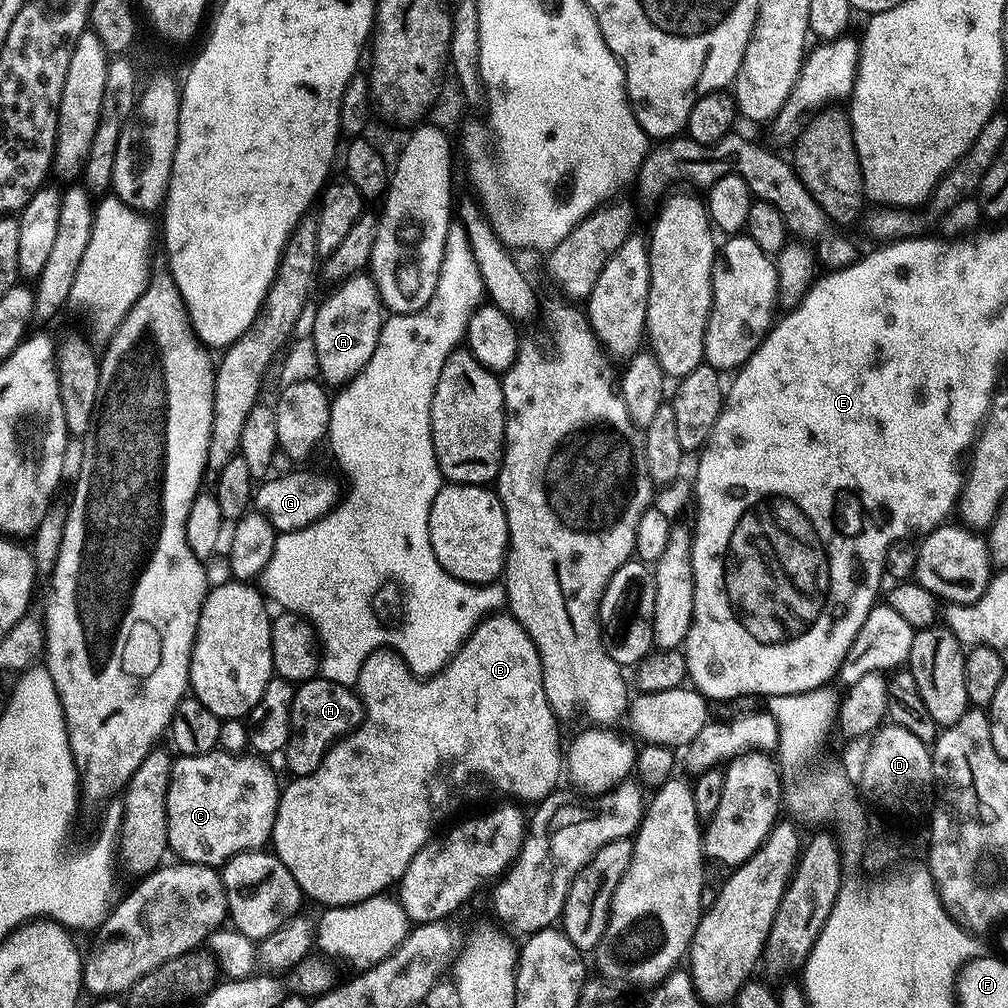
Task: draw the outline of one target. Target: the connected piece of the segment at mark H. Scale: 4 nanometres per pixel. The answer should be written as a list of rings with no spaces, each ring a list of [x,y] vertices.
[[[323,678],[305,680],[296,688],[292,699],[292,733],[282,759],[288,763],[293,777],[309,776],[322,762],[328,749],[342,736],[347,736],[364,720],[364,705],[347,684]]]

